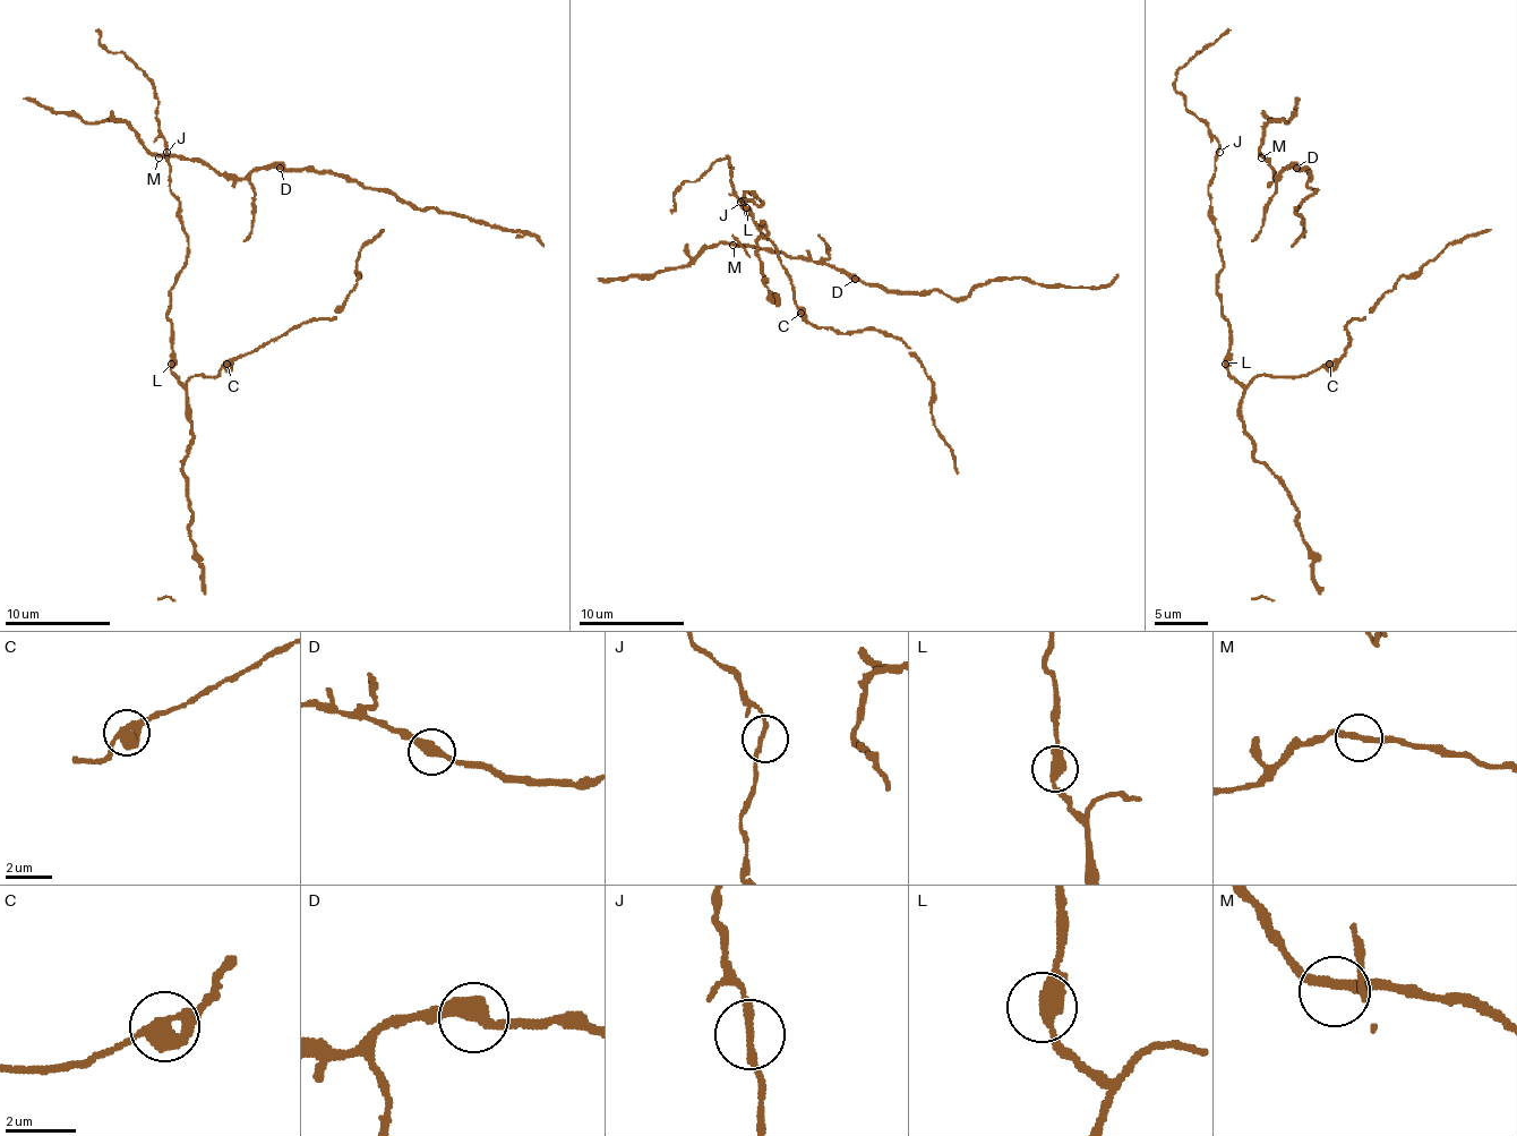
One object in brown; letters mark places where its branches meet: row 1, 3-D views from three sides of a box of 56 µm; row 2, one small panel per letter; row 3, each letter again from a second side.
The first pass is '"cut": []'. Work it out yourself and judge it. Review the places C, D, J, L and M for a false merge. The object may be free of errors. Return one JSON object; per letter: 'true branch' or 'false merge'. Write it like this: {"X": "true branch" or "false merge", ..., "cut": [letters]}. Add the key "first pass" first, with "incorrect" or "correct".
{"first pass": "correct", "C": "true branch", "D": "true branch", "J": "true branch", "L": "true branch", "M": "true branch", "cut": []}

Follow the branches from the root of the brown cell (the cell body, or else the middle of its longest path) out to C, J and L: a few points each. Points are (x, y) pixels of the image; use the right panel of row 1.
C: (1219, 241), (1222, 271), (1217, 292), (1230, 324), (1227, 372), (1249, 384), (1257, 376), (1306, 376), (1330, 364)
J: (1219, 241), (1209, 191), (1214, 157), (1219, 152)
L: (1219, 241), (1222, 271), (1217, 292), (1222, 313), (1230, 324), (1230, 358), (1225, 364)

